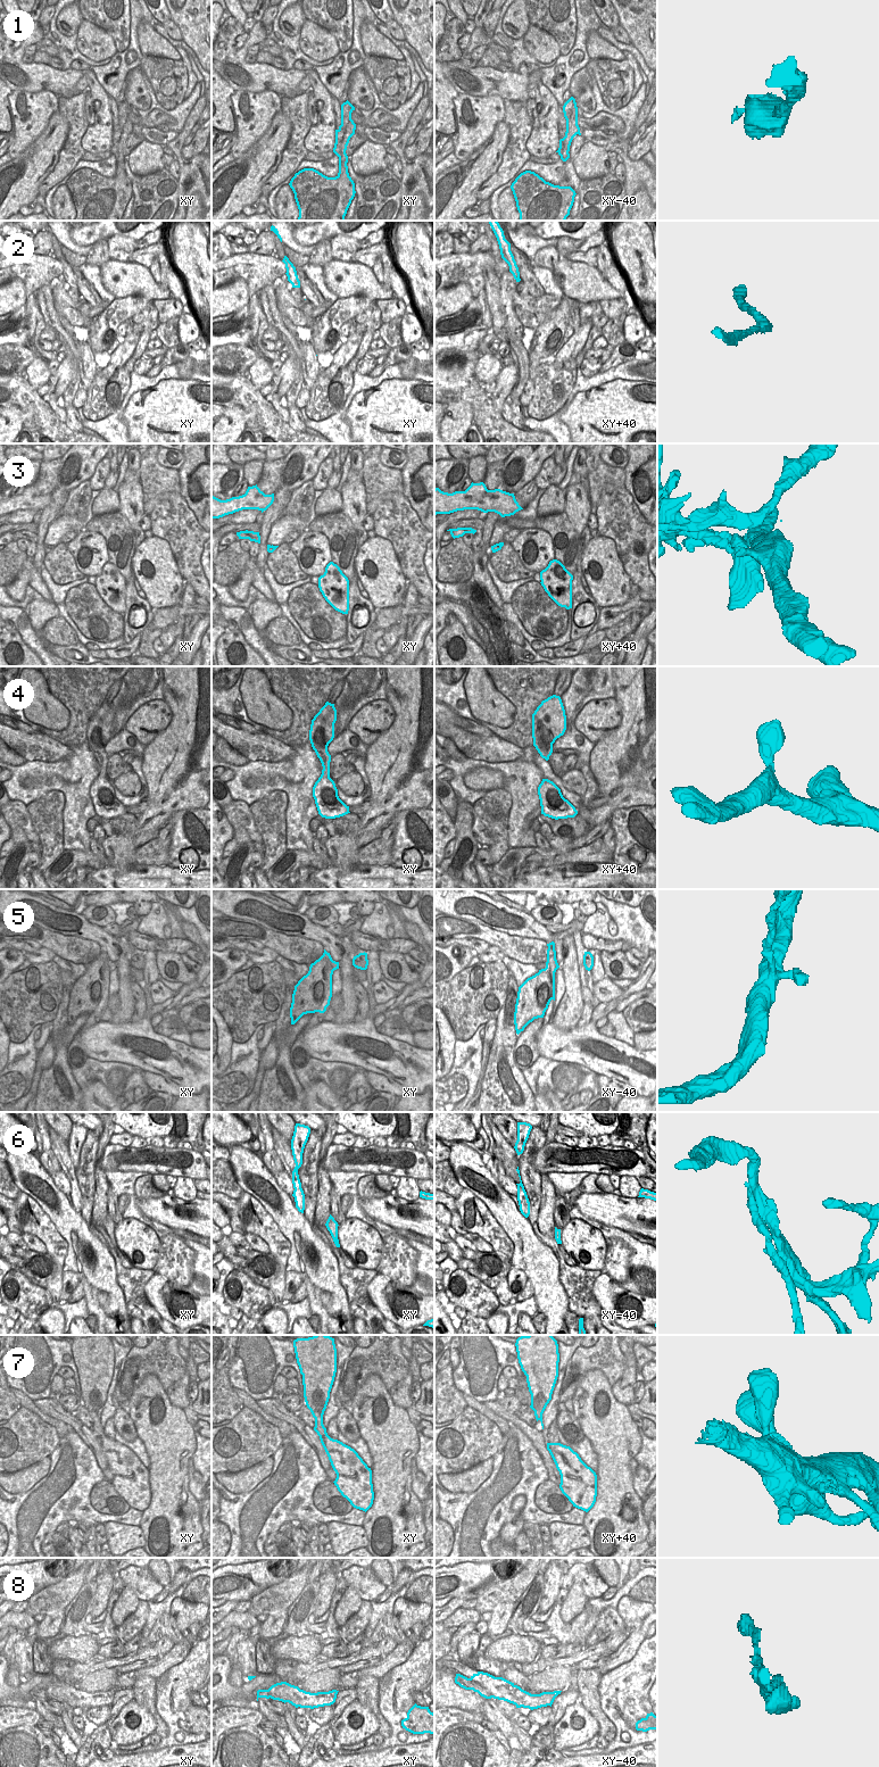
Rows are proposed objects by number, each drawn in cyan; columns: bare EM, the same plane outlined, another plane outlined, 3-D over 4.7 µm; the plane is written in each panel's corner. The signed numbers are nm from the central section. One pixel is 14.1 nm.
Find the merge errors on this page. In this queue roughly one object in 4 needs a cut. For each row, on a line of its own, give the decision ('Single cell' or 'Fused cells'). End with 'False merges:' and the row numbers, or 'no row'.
1: Single cell
2: Single cell
3: Fused cells
4: Single cell
5: Single cell
6: Fused cells
7: Single cell
8: Fused cells
False merges: 3, 6, 8

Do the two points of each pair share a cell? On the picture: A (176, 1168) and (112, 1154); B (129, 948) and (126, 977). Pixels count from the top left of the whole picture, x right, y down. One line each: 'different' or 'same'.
A: same
B: different

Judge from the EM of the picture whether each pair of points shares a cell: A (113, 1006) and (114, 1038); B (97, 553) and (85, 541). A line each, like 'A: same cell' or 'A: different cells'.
A: different cells
B: same cell

